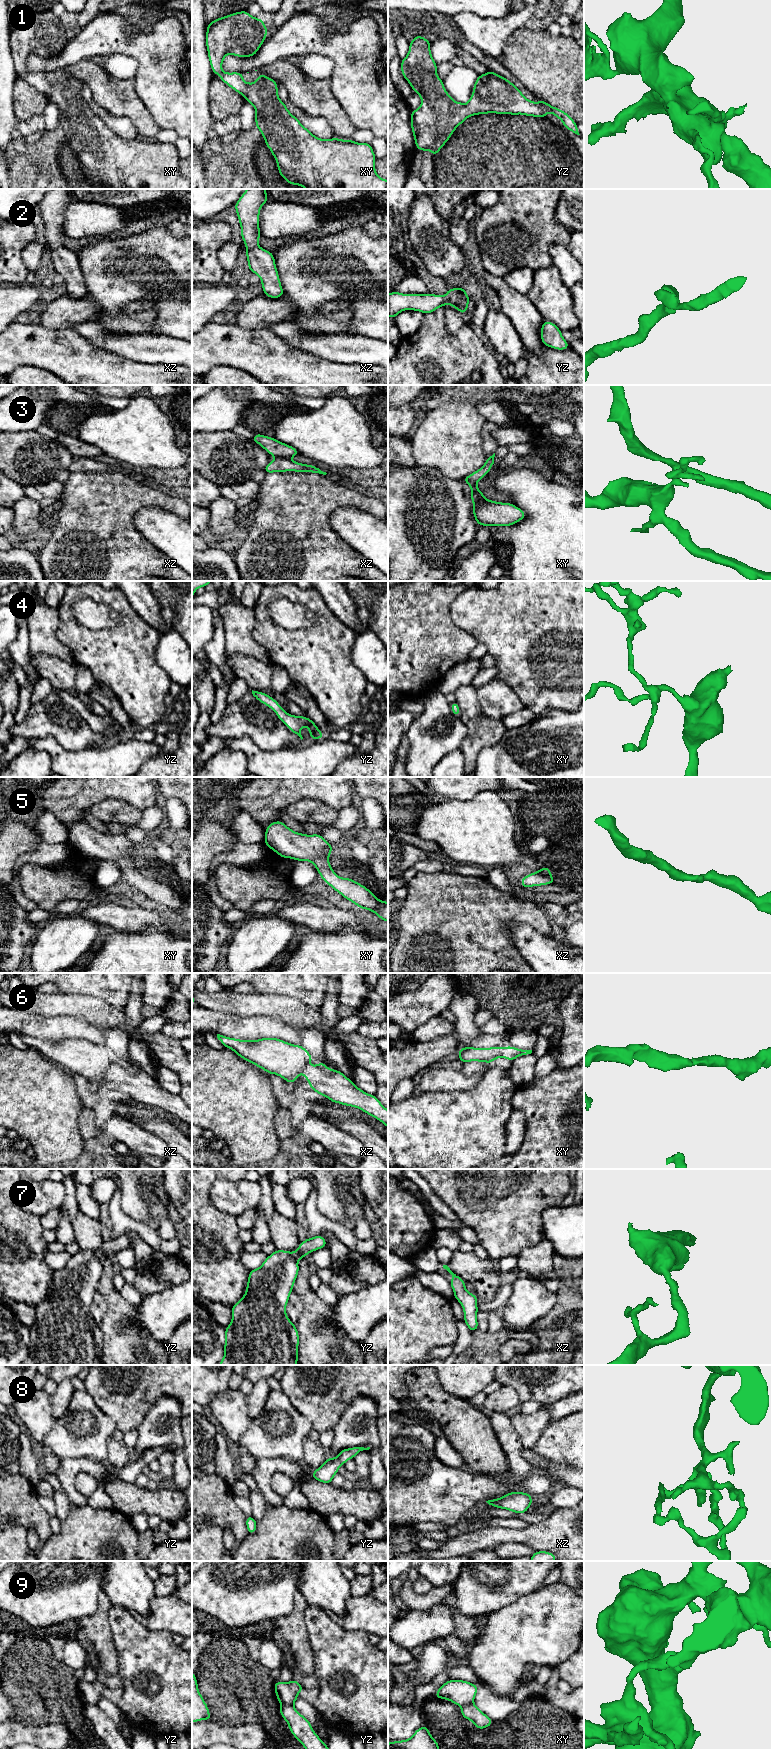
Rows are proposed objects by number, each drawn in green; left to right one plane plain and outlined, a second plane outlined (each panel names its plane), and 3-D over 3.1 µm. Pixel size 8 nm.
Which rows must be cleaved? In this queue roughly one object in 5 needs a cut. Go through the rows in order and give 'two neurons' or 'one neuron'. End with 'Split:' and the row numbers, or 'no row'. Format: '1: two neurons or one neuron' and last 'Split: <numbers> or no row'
1: one neuron
2: one neuron
3: two neurons
4: one neuron
5: one neuron
6: one neuron
7: one neuron
8: one neuron
9: two neurons
Split: 3, 9

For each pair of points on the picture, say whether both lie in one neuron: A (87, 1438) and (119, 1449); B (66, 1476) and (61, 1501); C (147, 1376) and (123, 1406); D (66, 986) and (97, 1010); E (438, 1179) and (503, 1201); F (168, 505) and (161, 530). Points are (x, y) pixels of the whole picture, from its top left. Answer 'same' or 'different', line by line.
A: different
B: different
C: same
D: different
E: same
F: different

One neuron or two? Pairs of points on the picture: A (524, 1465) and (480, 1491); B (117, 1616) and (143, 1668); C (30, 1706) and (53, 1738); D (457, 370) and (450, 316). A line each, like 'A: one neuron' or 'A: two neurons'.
A: two neurons
B: one neuron
C: two neurons
D: two neurons

